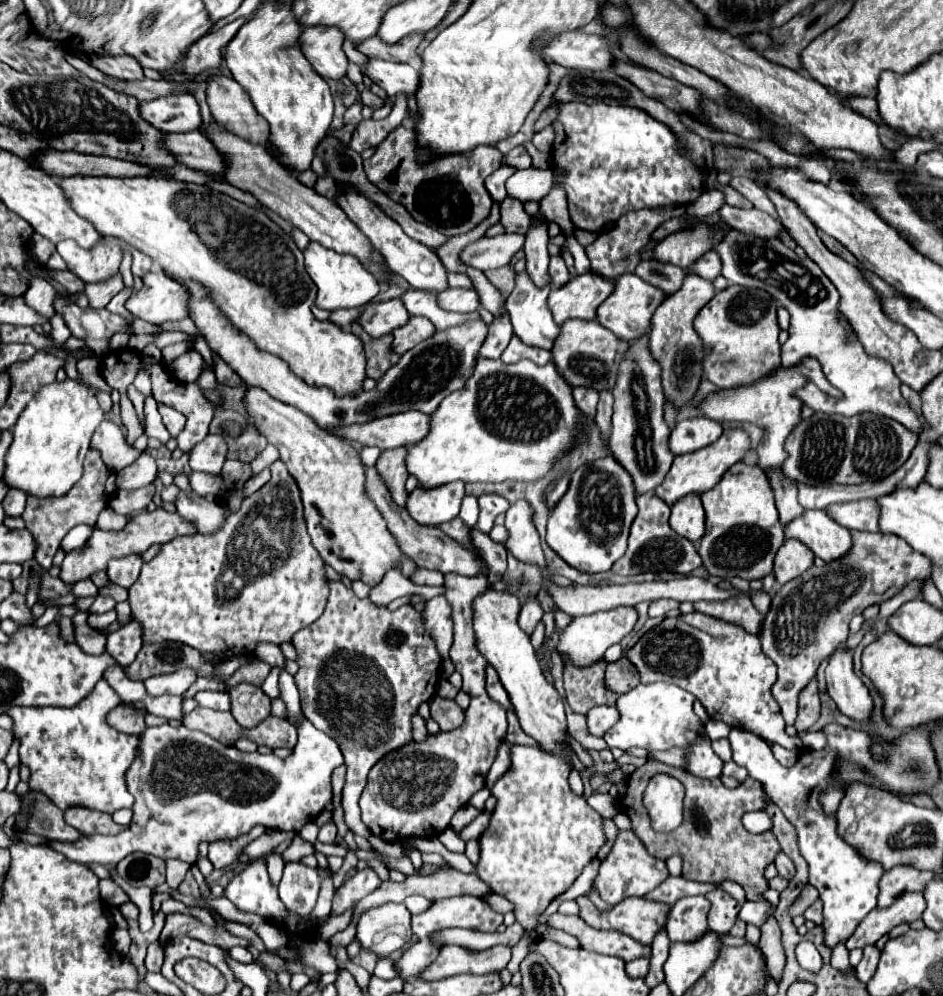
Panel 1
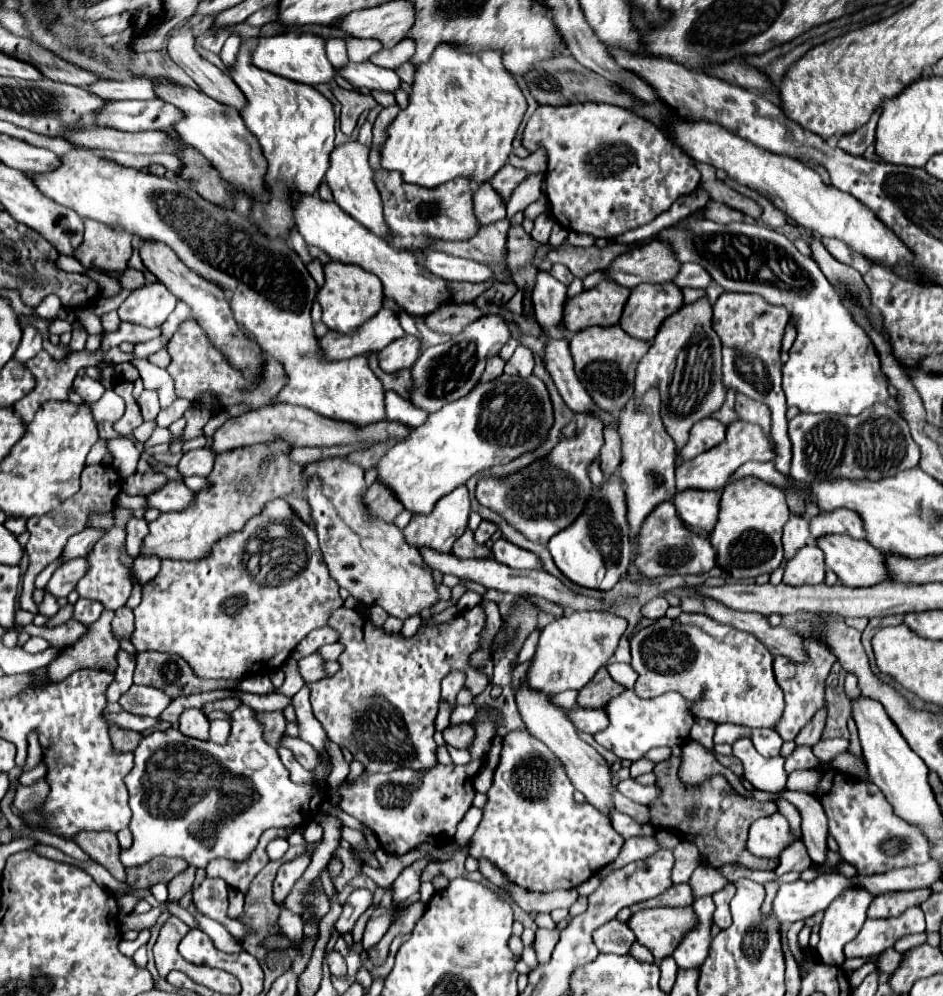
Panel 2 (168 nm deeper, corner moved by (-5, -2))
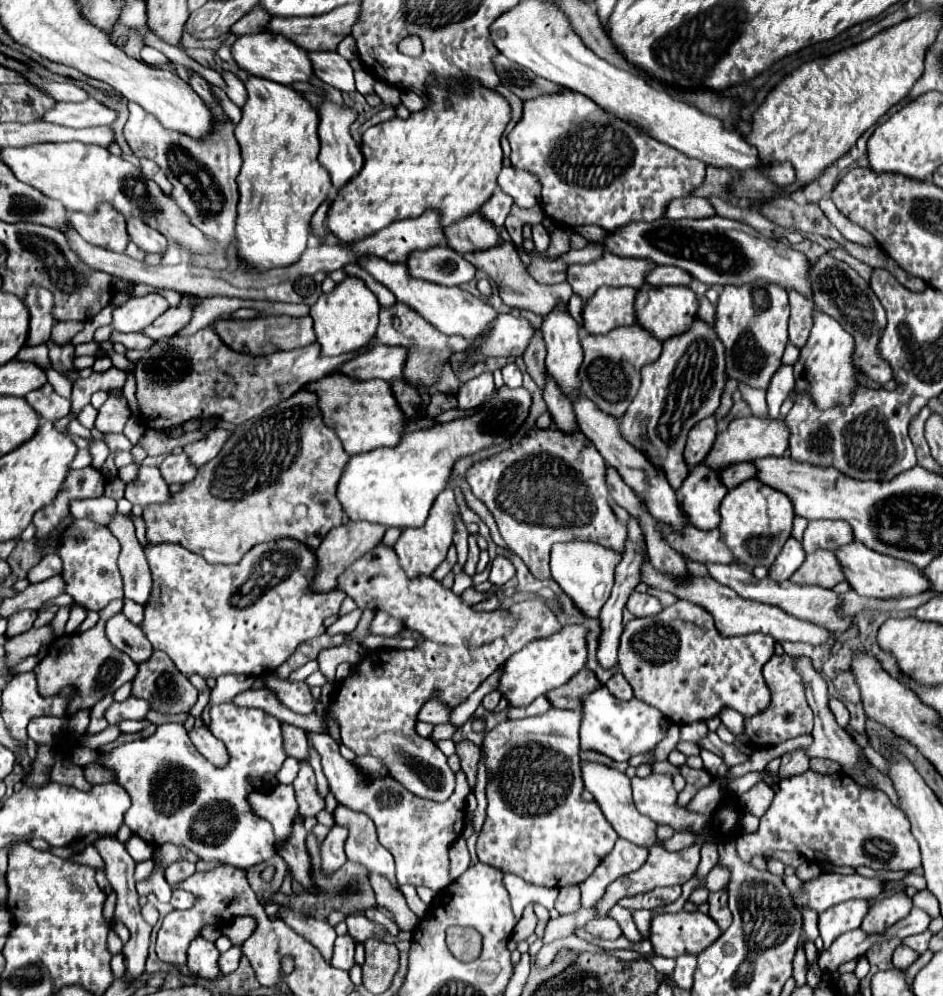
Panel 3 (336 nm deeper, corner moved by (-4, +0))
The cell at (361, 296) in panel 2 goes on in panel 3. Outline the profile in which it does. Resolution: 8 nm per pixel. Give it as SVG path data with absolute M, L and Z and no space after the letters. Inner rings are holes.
M348 275L344 281L336 283L328 295L318 297L318 301L310 307L310 315L314 319L316 341L322 347L322 355L342 355L368 345L376 335L378 311L380 305L376 295L354 275Z

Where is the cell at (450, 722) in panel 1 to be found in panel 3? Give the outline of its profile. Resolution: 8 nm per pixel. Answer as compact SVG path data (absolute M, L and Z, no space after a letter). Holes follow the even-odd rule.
M460 741L456 743L456 755L462 761L462 771L468 777L470 787L476 785L476 767L478 767L478 759L480 759L480 747L474 745L472 741Z

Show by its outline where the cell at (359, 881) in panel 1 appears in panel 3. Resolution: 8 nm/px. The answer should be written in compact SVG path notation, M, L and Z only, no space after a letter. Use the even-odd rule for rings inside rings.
M344 935L344 937L336 939L332 965L346 969L346 971L354 965L354 939L352 939L352 935Z

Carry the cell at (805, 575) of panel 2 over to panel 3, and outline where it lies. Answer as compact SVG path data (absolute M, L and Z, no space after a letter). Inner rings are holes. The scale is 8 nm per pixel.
M824 549L808 553L804 563L790 577L790 583L822 585L822 587L828 587L828 589L832 589L840 581L844 581L842 569L840 569L838 561L834 559L834 553L824 551Z

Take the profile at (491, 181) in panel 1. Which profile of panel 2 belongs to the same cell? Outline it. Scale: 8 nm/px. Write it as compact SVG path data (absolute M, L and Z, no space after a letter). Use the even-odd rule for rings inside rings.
M485 183L483 187L479 187L479 191L473 193L473 211L479 221L479 227L505 219L505 205L499 199L499 195L495 195L495 191L491 191L489 183Z

